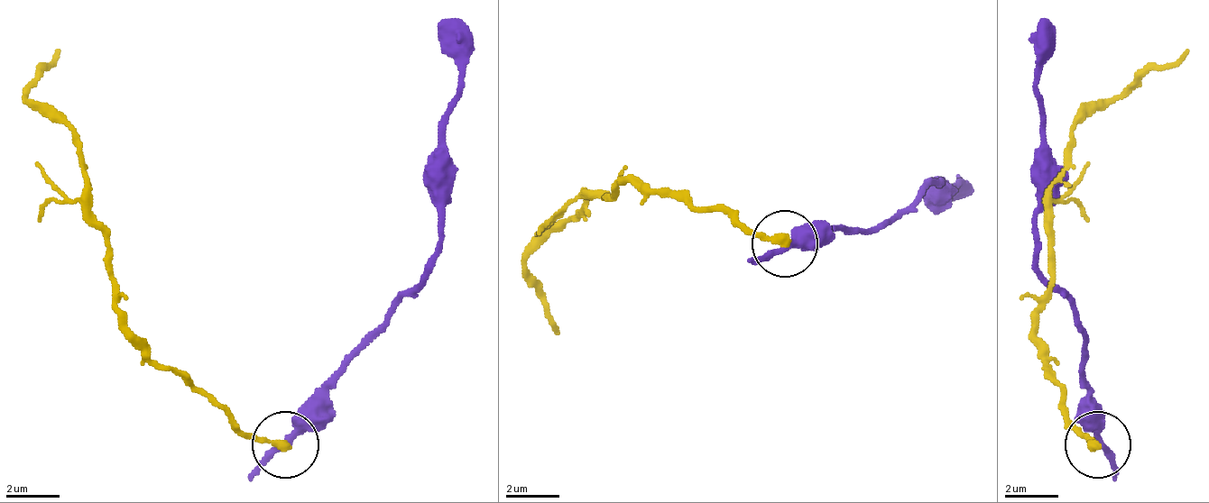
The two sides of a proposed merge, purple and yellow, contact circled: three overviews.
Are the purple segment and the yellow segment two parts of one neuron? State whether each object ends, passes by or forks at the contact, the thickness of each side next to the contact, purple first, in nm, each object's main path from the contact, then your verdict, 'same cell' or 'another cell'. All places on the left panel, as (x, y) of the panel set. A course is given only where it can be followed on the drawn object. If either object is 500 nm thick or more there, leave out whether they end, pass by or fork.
purple passes by | yellow ends | 260/300 nm | purple via (283, 446), (297, 406), (437, 267), (437, 147), (456, 68), (456, 41), (437, 21) | yellow via (283, 446), (250, 439), (124, 320), (111, 287), (111, 227), (91, 207), (70, 134), (24, 94), (58, 48) | another cell

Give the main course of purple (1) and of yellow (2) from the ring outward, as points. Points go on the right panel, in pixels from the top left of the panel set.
1: (1096, 446), (1089, 406), (1083, 320), (1036, 267), (1036, 68), (1043, 41), (1043, 21)
2: (1096, 446), (1063, 406), (1036, 320), (1049, 287), (1049, 207), (1069, 134), (1116, 94), (1189, 48)

